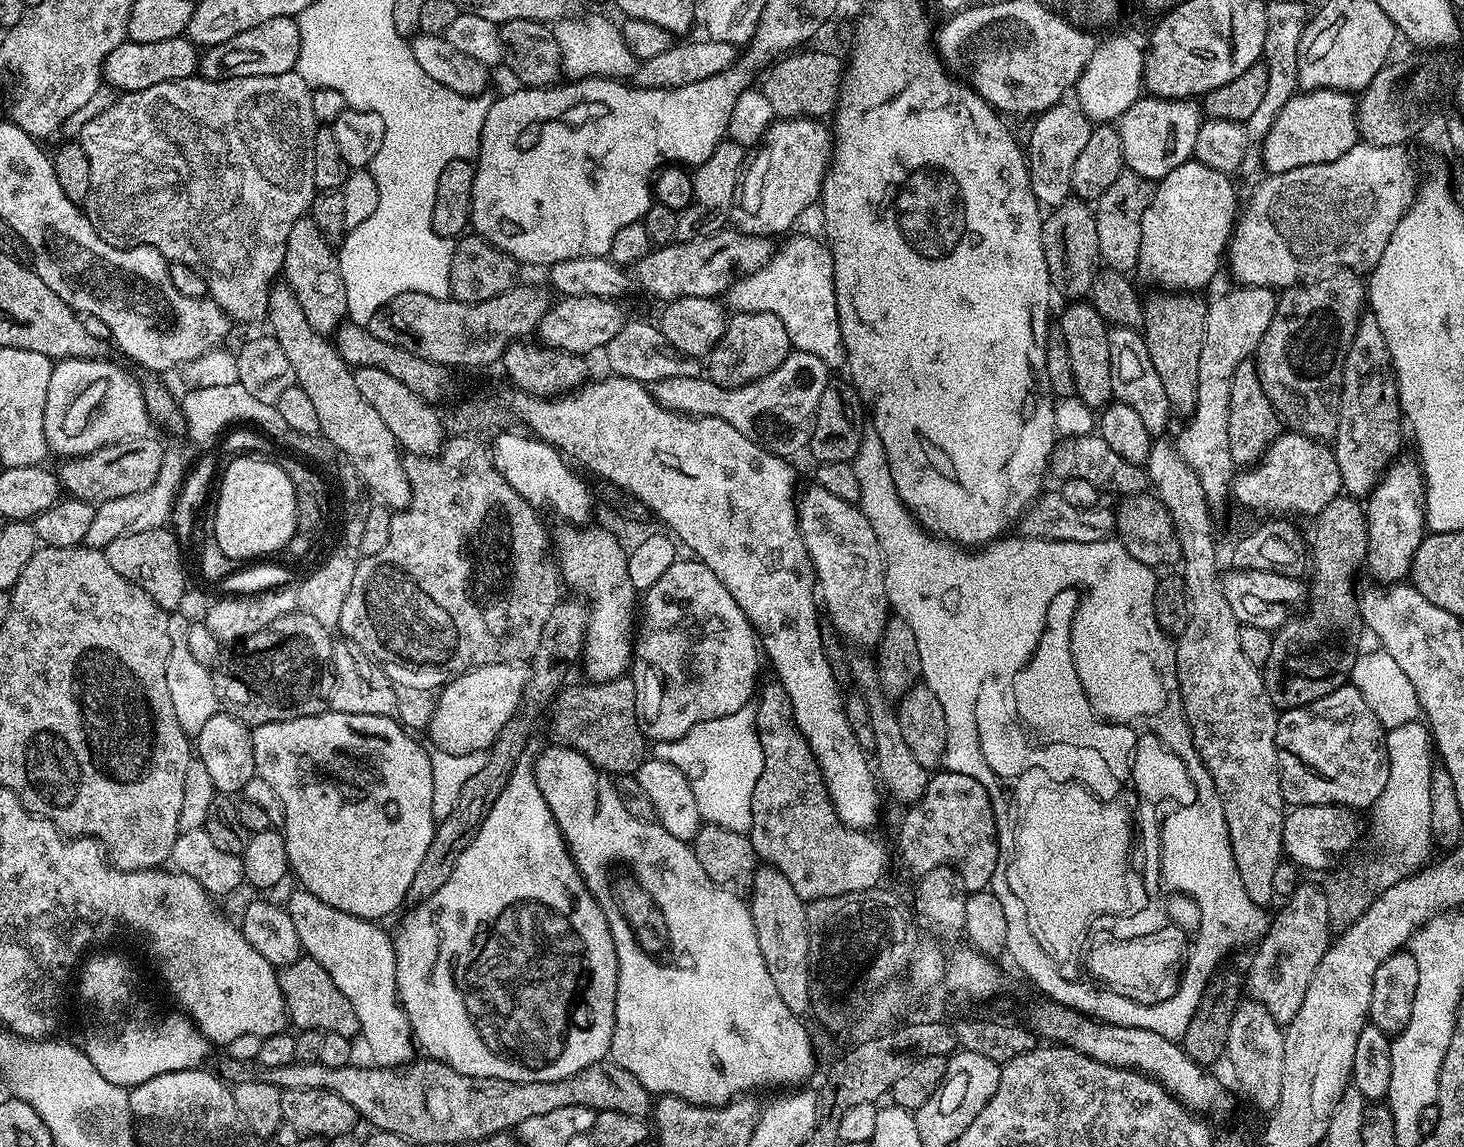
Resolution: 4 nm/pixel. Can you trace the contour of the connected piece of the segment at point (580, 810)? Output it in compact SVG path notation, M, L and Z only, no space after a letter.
M559 746L547 747L537 754L536 765L533 763L530 770L538 782L538 790L542 794L542 798L546 798L546 806L550 806L550 814L554 814L554 822L558 822L560 832L565 840L568 841L568 849L572 854L572 860L576 863L576 868L579 869L588 888L591 889L592 896L600 903L600 908L603 910L606 922L610 926L610 934L614 938L614 946L616 947L616 957L618 958L618 990L616 991L616 1021L614 1022L614 1034L612 1035L612 1046L610 1049L611 1060L618 1066L622 1066L622 1070L630 1070L630 1074L634 1074L634 1078L638 1078L638 1082L642 1082L642 1086L646 1086L649 1094L677 1096L691 1104L701 1104L703 1108L718 1108L721 1104L731 1104L734 1098L743 1097L745 1094L752 1094L755 1088L784 1088L780 1090L788 1090L793 1086L803 1085L800 1083L811 1074L812 1067L816 1064L815 1058L812 1057L812 1040L808 1037L807 1030L804 1029L805 1021L801 1017L795 1016L786 1007L786 1002L782 1002L782 998L778 994L778 989L774 987L774 982L770 978L770 970L766 970L766 962L762 962L762 950L758 950L758 934L754 934L751 907L745 901L743 904L740 901L743 899L737 893L726 890L714 882L710 882L710 874L706 874L706 870L702 870L702 862L698 862L698 858L692 853L691 847L685 841L674 838L674 834L670 834L658 822L640 821L638 818L634 818L634 815L630 814L623 805L623 798L617 792L617 785L605 773L601 772L599 768L595 768L581 752L575 752L569 748L561 748Z

